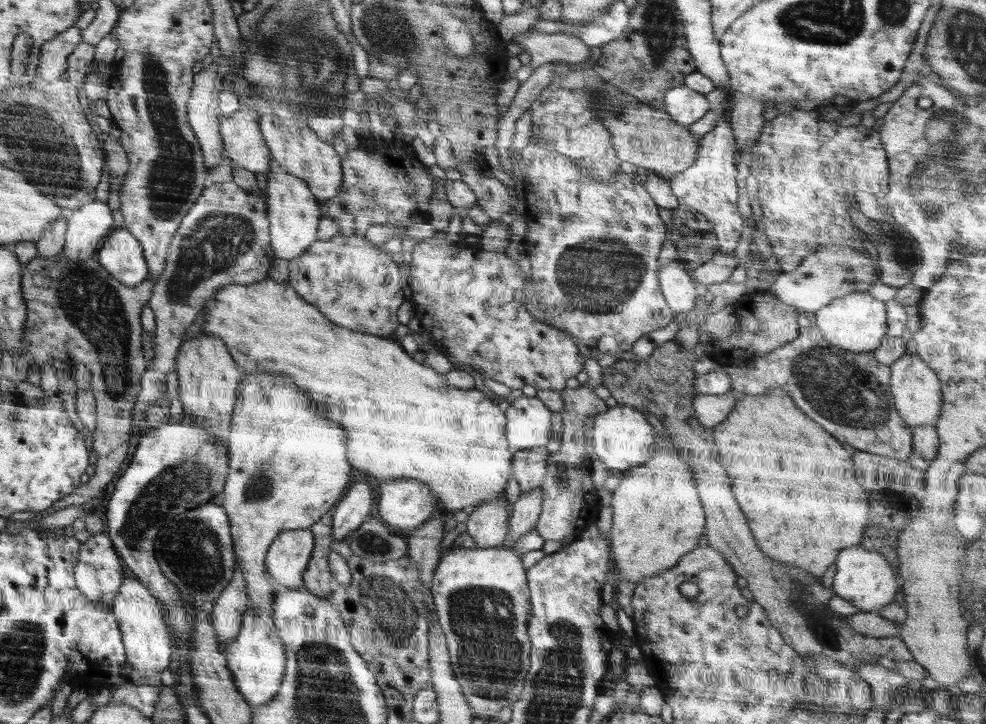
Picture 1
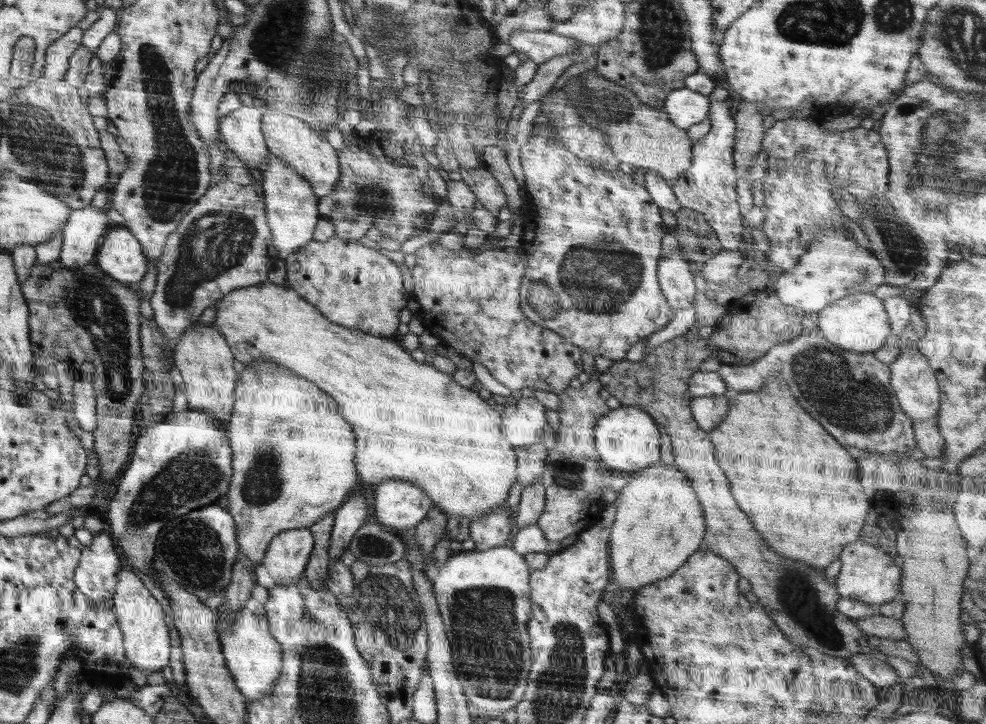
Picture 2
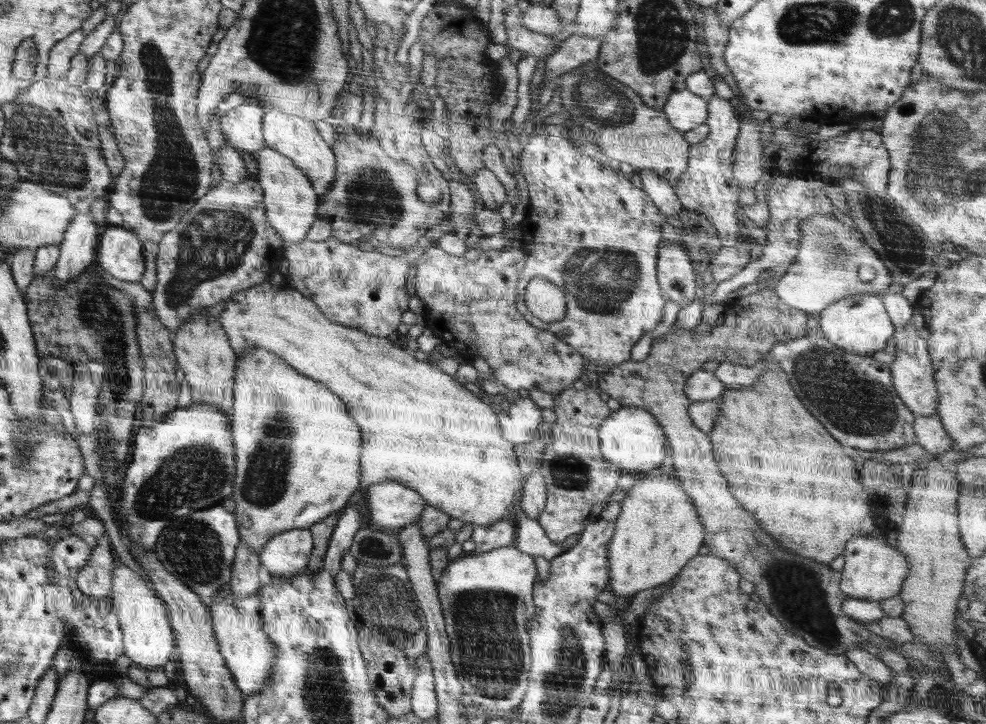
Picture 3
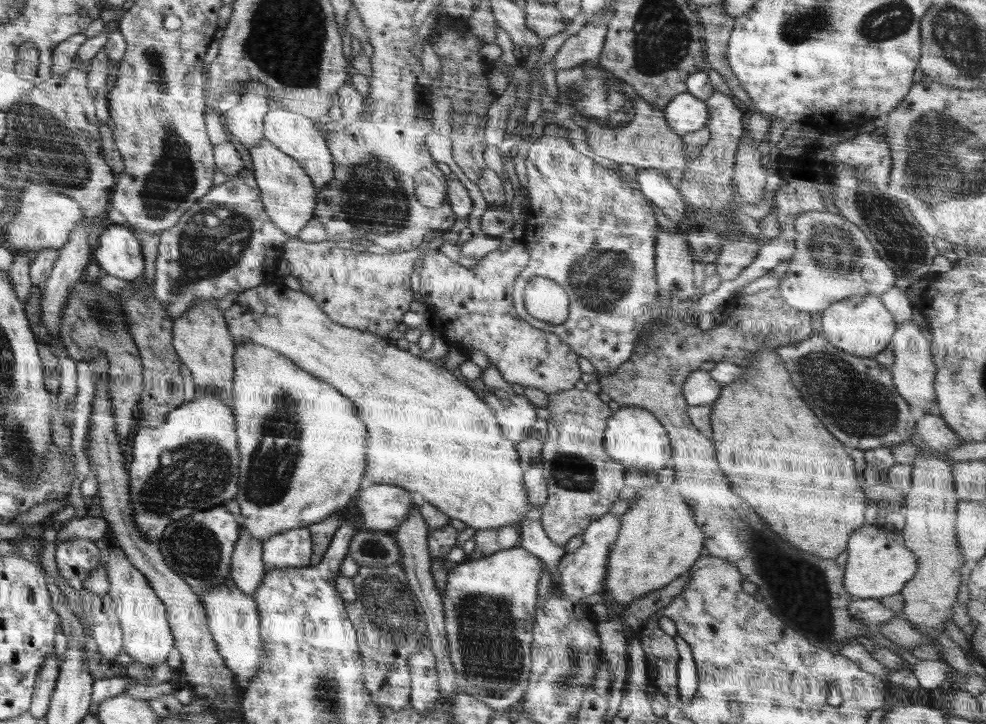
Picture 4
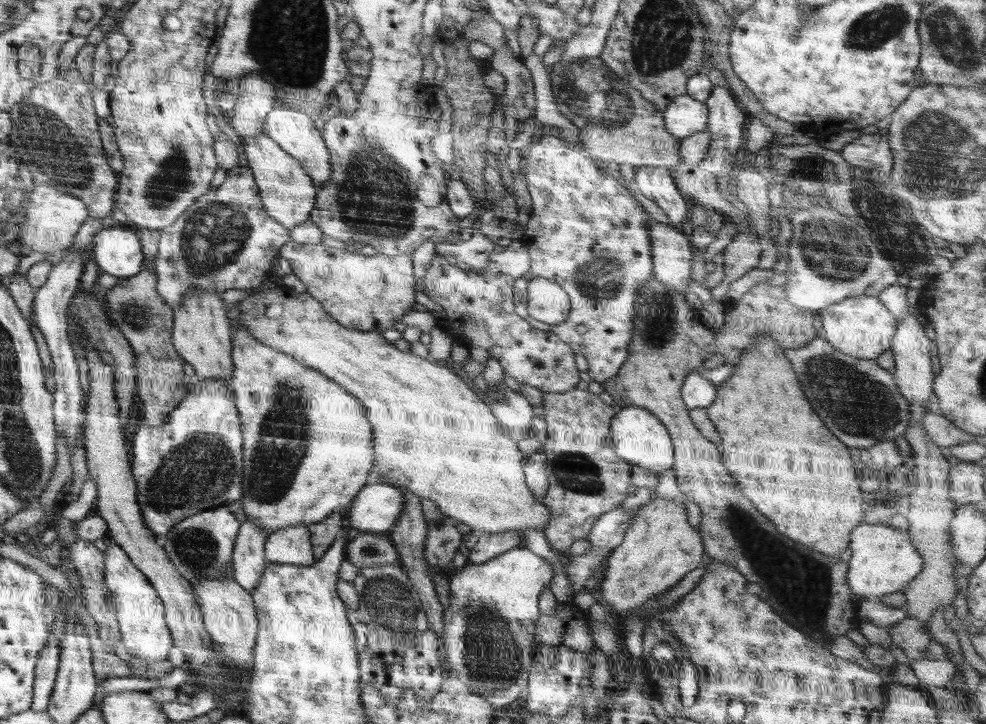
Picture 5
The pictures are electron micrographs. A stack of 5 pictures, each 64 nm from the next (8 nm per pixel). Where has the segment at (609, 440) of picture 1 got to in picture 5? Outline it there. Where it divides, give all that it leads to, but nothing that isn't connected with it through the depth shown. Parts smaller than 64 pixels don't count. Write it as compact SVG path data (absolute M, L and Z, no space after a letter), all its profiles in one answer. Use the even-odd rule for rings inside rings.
M629 405L616 413L611 420L611 439L615 453L631 465L642 466L659 474L670 470L675 464L670 433L662 421L654 413L648 412L648 409Z

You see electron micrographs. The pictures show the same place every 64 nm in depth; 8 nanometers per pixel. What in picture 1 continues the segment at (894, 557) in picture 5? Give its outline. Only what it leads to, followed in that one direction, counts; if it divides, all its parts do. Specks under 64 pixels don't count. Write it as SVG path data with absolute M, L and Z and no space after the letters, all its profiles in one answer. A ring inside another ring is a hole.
M852 546L852 548L844 548L838 558L836 558L836 575L833 580L833 591L835 596L839 596L848 602L851 602L854 606L857 606L860 612L870 613L878 612L882 607L890 604L895 600L896 593L900 589L899 576L894 574L894 570L890 568L891 564L878 552L870 552L862 546Z

